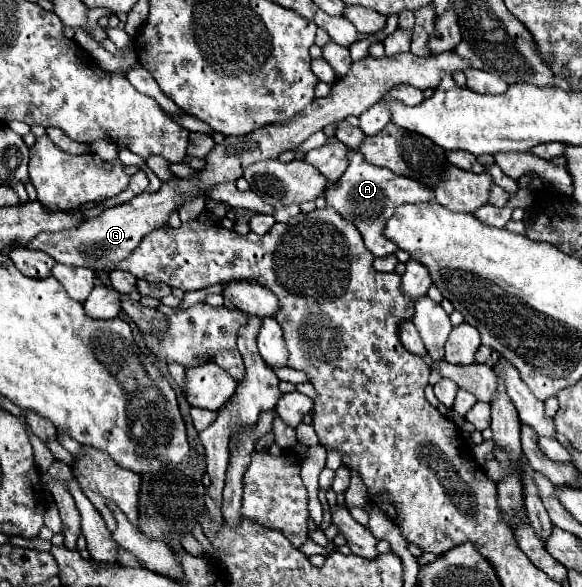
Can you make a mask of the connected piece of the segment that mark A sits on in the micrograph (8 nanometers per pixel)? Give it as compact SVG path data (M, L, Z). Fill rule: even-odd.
M350 149L348 151L348 169L342 175L342 179L338 179L334 185L330 185L324 193L326 197L326 205L332 207L336 213L340 213L346 221L352 221L354 227L360 231L364 245L376 255L376 257L384 257L394 253L398 247L384 237L384 221L380 219L366 219L366 215L392 215L396 211L398 205L404 203L426 203L434 199L432 187L426 187L424 183L410 179L410 177L402 177L392 173L390 169L380 169L372 163L366 163L366 159L362 159L362 155L358 155L358 151Z

